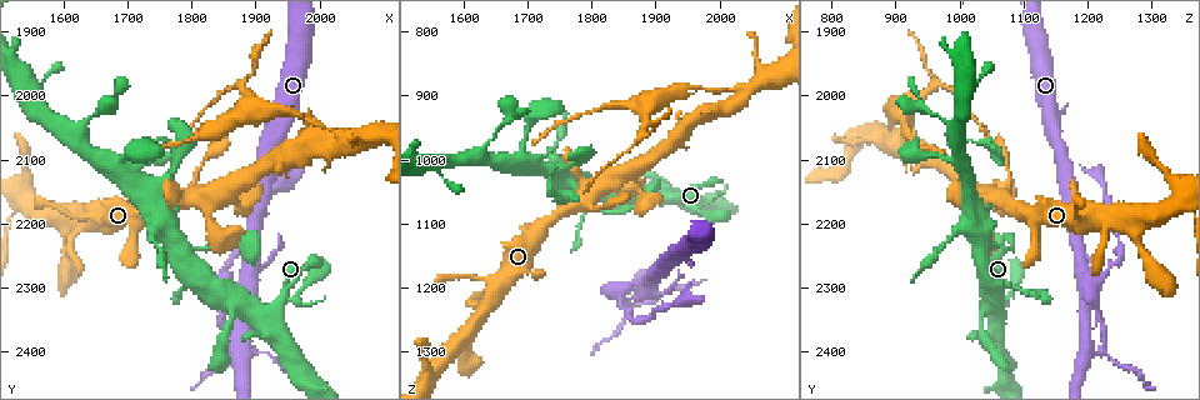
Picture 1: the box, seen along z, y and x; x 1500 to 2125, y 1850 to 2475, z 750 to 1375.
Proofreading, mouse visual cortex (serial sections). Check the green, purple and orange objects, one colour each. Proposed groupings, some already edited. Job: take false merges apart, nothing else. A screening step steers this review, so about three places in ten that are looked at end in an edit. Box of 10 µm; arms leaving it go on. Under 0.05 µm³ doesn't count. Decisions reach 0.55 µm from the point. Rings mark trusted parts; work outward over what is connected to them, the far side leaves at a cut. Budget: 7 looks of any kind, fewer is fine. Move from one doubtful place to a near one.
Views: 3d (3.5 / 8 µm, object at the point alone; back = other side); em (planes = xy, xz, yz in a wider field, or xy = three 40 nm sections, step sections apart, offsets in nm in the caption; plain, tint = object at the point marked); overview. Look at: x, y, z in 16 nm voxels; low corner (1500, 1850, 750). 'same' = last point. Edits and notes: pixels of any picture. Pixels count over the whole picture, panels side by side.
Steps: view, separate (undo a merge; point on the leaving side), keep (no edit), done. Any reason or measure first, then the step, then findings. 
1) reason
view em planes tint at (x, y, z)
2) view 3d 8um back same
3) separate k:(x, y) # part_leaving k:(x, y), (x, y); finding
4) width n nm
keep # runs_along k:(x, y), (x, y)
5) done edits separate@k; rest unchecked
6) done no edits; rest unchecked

sharp bend
view 3d 3.5um at (1775, 2085, 1000)

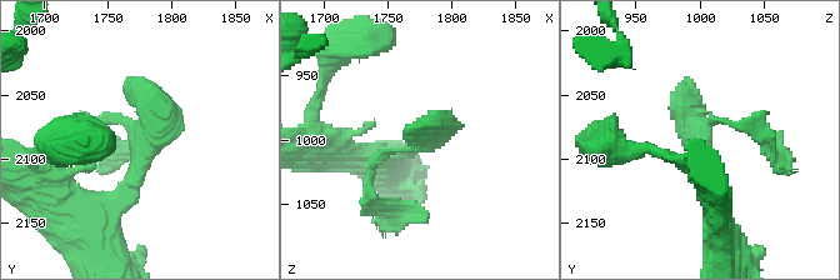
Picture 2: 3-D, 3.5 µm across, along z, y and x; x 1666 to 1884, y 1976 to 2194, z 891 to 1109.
view em xy step 3 tint at (1780, 2084, 1000)

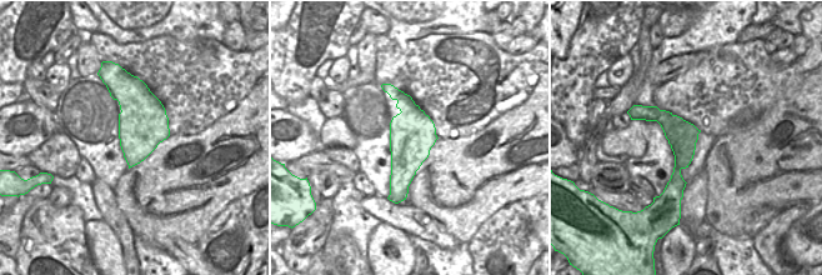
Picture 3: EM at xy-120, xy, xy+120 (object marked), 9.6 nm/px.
separate 2:(124, 144) # part_leaving 2:(704, 129), (708, 121), (755, 125), (769, 151); a second cell is stuck on

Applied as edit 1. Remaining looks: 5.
view overview

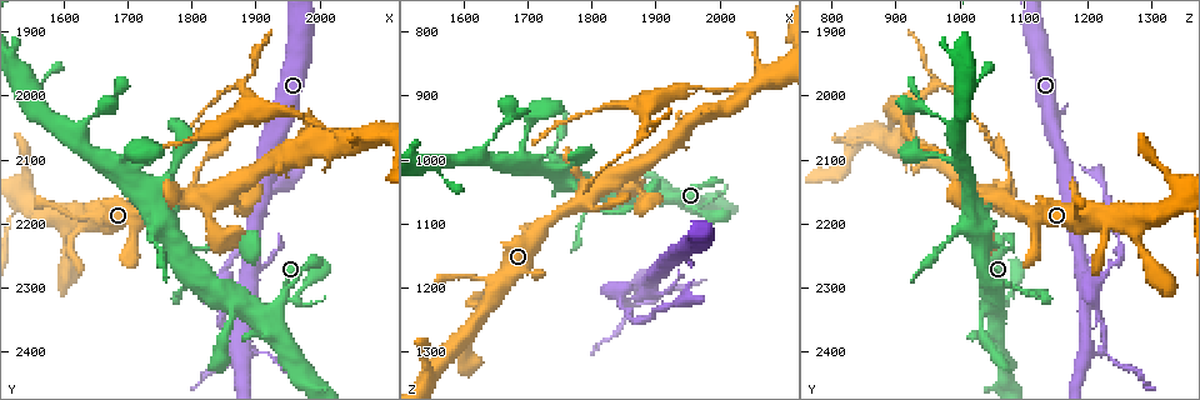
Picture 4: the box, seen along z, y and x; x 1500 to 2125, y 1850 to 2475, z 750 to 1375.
view 3d 3.5um at (1885, 2290, 1205)

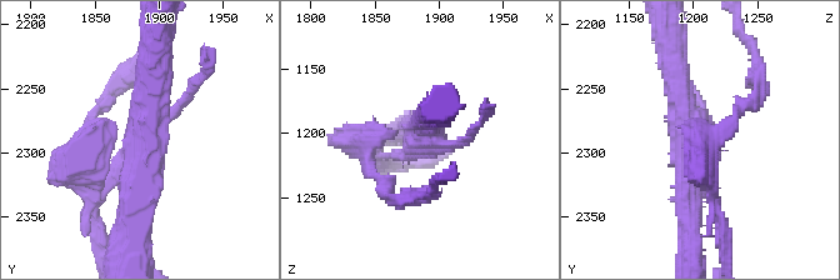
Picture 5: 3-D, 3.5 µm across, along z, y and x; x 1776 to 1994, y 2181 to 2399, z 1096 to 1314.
view em xy step 2 tint at (1888, 2288, 1202)

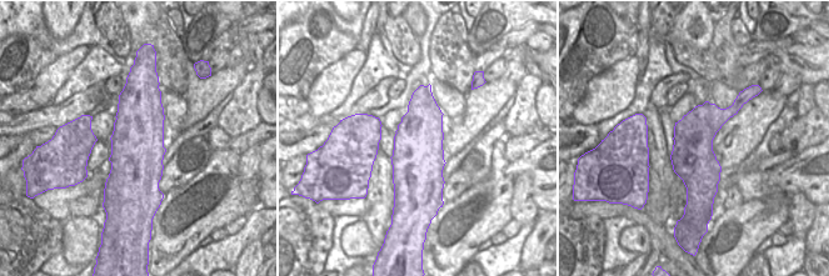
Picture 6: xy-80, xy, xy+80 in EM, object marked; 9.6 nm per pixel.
separate 5:(81, 133) # part_leaving 5:(129, 154), (98, 185), (86, 128); two cells meet here

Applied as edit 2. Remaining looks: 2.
sudden change in width
view 3d 3.5um at (2035, 2070, 900)

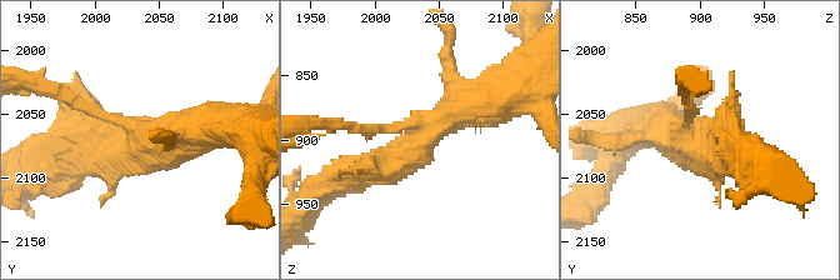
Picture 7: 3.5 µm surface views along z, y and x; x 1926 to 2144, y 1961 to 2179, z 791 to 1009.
arms 3; arm_widths 150, 400, 450 nm
view em xy step 3 tint at (2034, 2072, 896)

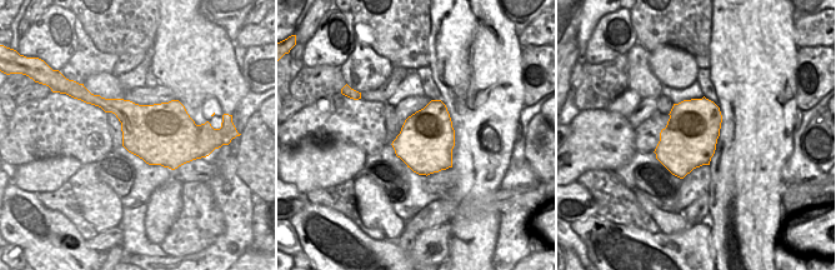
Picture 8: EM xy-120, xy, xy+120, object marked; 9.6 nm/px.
separate 7:(354, 126) # part_leaving 7:(389, 129), (313, 121); two cells meet here

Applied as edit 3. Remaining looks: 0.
done edits separate@2, separate@5, separate@7; rest unchecked

